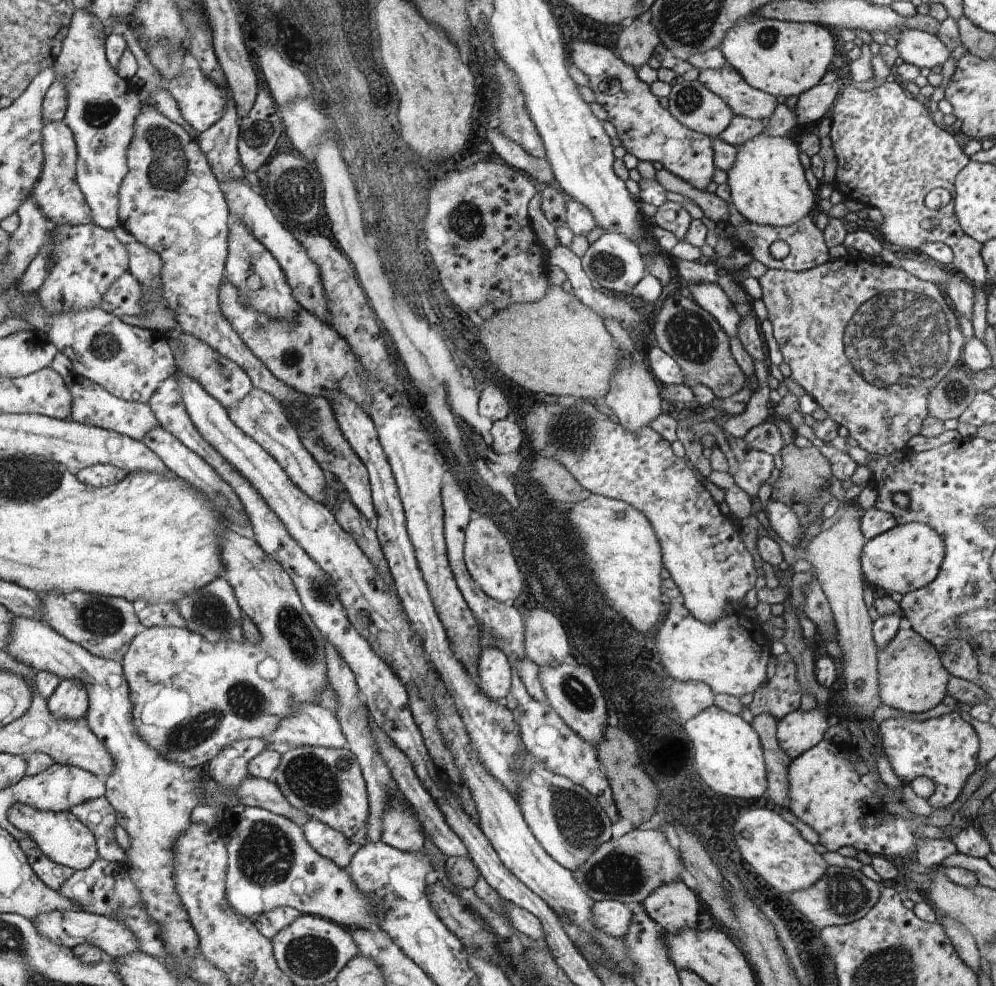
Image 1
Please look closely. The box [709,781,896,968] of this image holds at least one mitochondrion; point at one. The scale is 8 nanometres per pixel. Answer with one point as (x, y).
(845, 896)

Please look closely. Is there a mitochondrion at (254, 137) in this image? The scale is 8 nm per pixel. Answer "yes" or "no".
yes

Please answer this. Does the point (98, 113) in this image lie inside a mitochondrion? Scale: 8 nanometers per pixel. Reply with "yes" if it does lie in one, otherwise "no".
yes

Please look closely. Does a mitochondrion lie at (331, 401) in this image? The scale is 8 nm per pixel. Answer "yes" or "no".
no

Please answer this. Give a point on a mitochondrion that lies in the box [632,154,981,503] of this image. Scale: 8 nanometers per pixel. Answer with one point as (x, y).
(898, 338)

